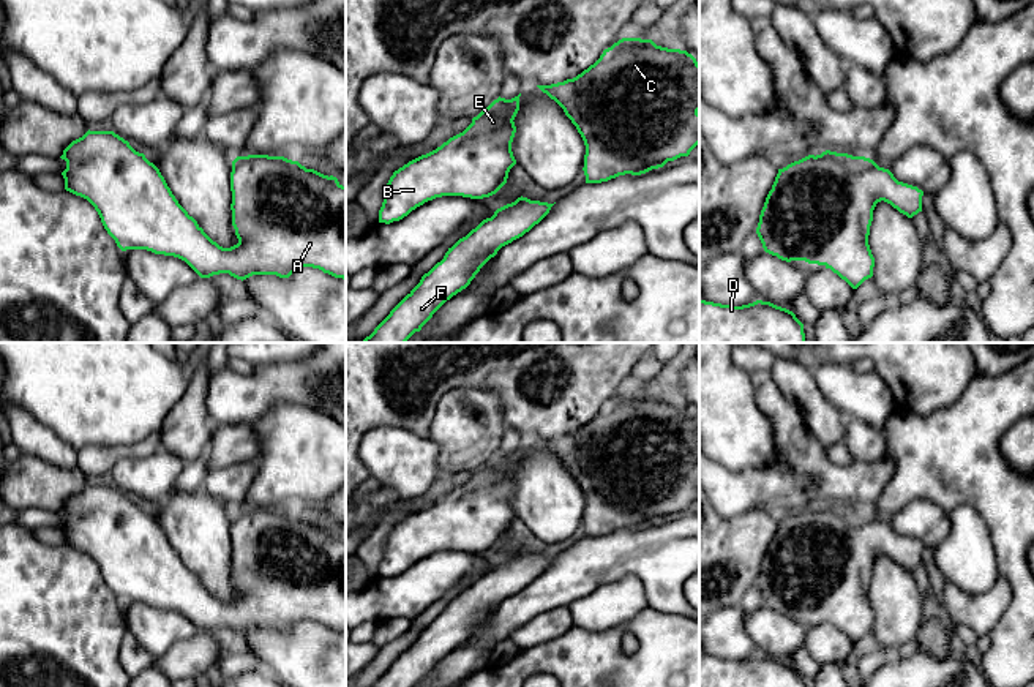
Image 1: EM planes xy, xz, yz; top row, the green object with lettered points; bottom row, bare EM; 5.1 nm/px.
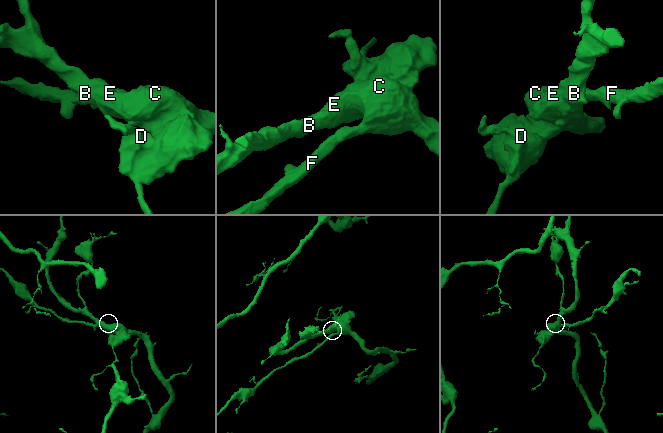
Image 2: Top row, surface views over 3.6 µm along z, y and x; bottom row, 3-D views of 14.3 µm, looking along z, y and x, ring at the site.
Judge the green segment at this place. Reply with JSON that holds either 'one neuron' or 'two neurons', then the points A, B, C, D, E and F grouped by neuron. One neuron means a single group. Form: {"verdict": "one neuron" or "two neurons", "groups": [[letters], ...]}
{"verdict": "one neuron", "groups": [["A", "B", "C", "D", "E", "F"]]}

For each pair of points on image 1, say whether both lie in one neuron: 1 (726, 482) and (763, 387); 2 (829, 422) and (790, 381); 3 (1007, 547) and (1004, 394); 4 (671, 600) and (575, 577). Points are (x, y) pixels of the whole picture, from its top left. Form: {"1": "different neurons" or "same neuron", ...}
{"1": "same neuron", "2": "same neuron", "3": "same neuron", "4": "same neuron"}

